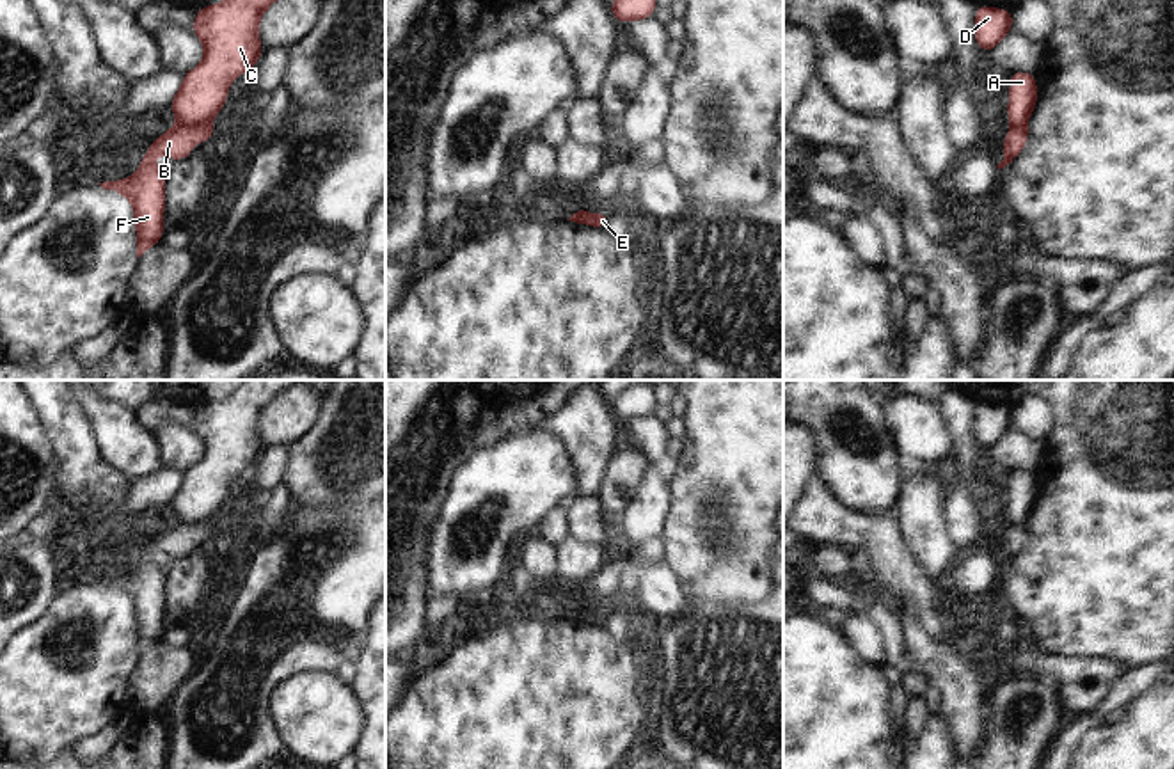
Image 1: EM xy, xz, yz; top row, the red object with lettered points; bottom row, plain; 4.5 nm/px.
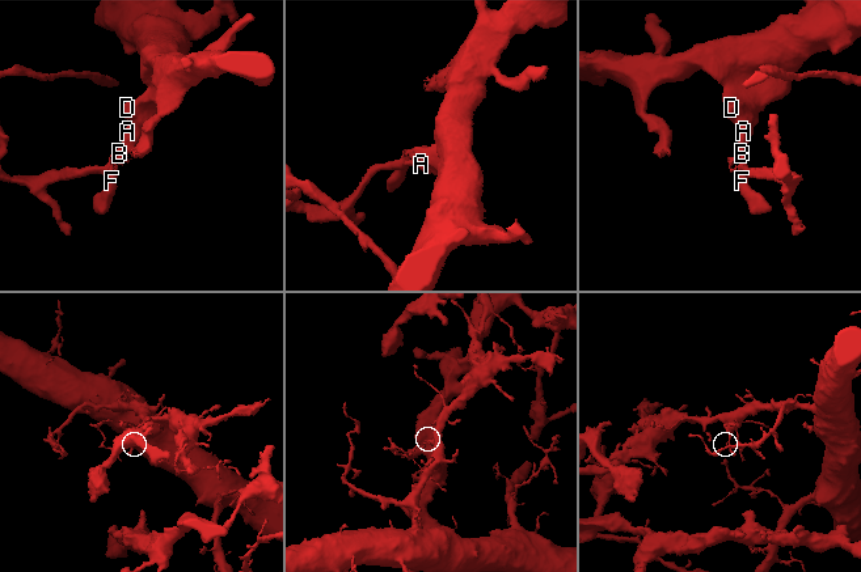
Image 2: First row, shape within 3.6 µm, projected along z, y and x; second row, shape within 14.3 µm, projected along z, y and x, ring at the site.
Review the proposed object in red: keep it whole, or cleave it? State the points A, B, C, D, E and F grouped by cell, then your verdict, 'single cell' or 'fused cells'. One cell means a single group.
A C D / B E F; fused cells

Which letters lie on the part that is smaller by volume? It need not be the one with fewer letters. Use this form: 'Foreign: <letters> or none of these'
Foreign: B, E, F

